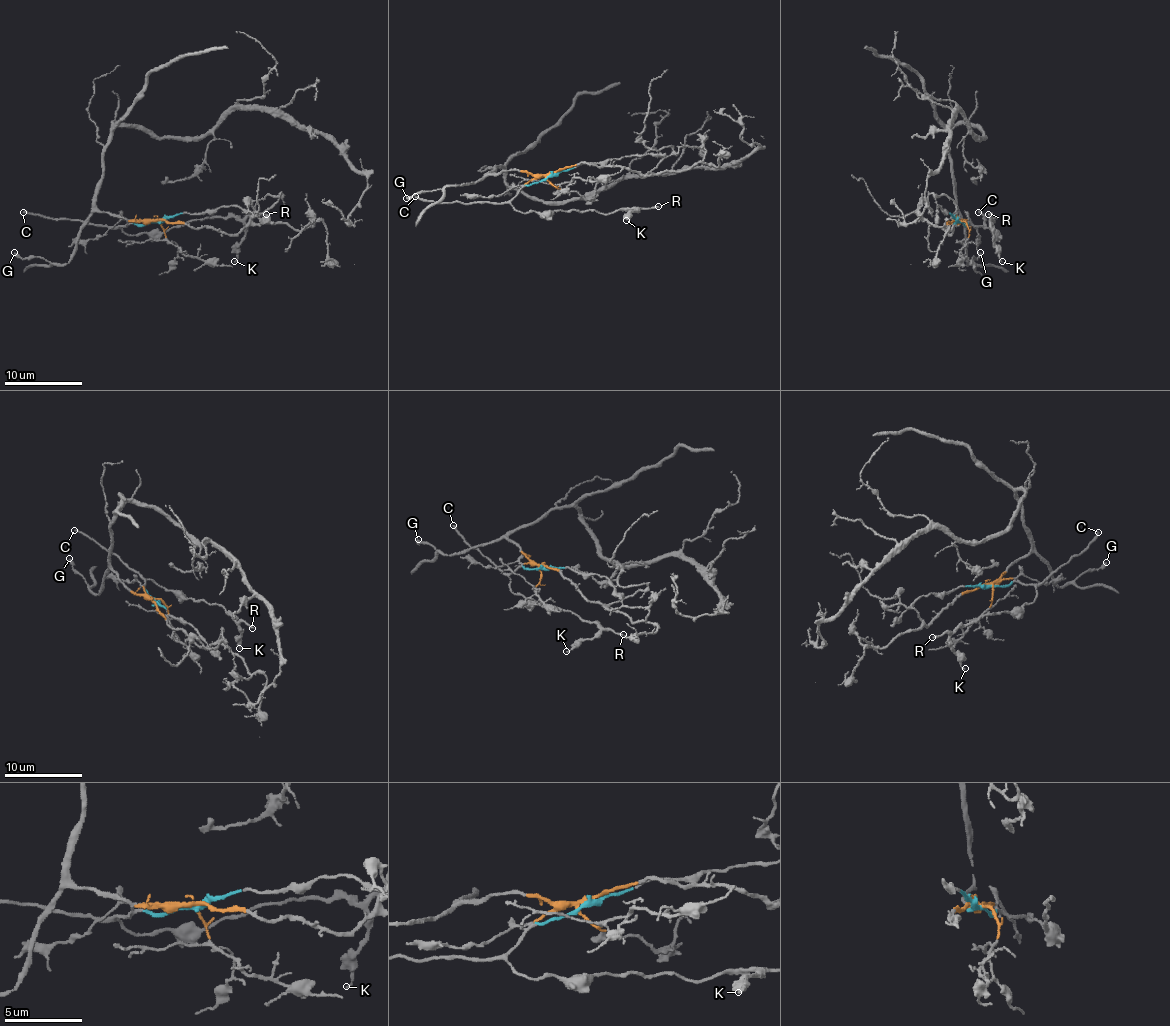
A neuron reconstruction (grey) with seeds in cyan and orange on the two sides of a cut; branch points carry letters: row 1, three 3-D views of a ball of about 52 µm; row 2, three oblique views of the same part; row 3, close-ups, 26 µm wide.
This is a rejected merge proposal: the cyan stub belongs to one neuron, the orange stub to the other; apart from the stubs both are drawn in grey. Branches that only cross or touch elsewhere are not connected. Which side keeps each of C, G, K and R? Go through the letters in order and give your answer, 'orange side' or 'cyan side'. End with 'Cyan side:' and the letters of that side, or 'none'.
C: cyan side
G: orange side
K: cyan side
R: cyan side
Cyan side: C, K, R

